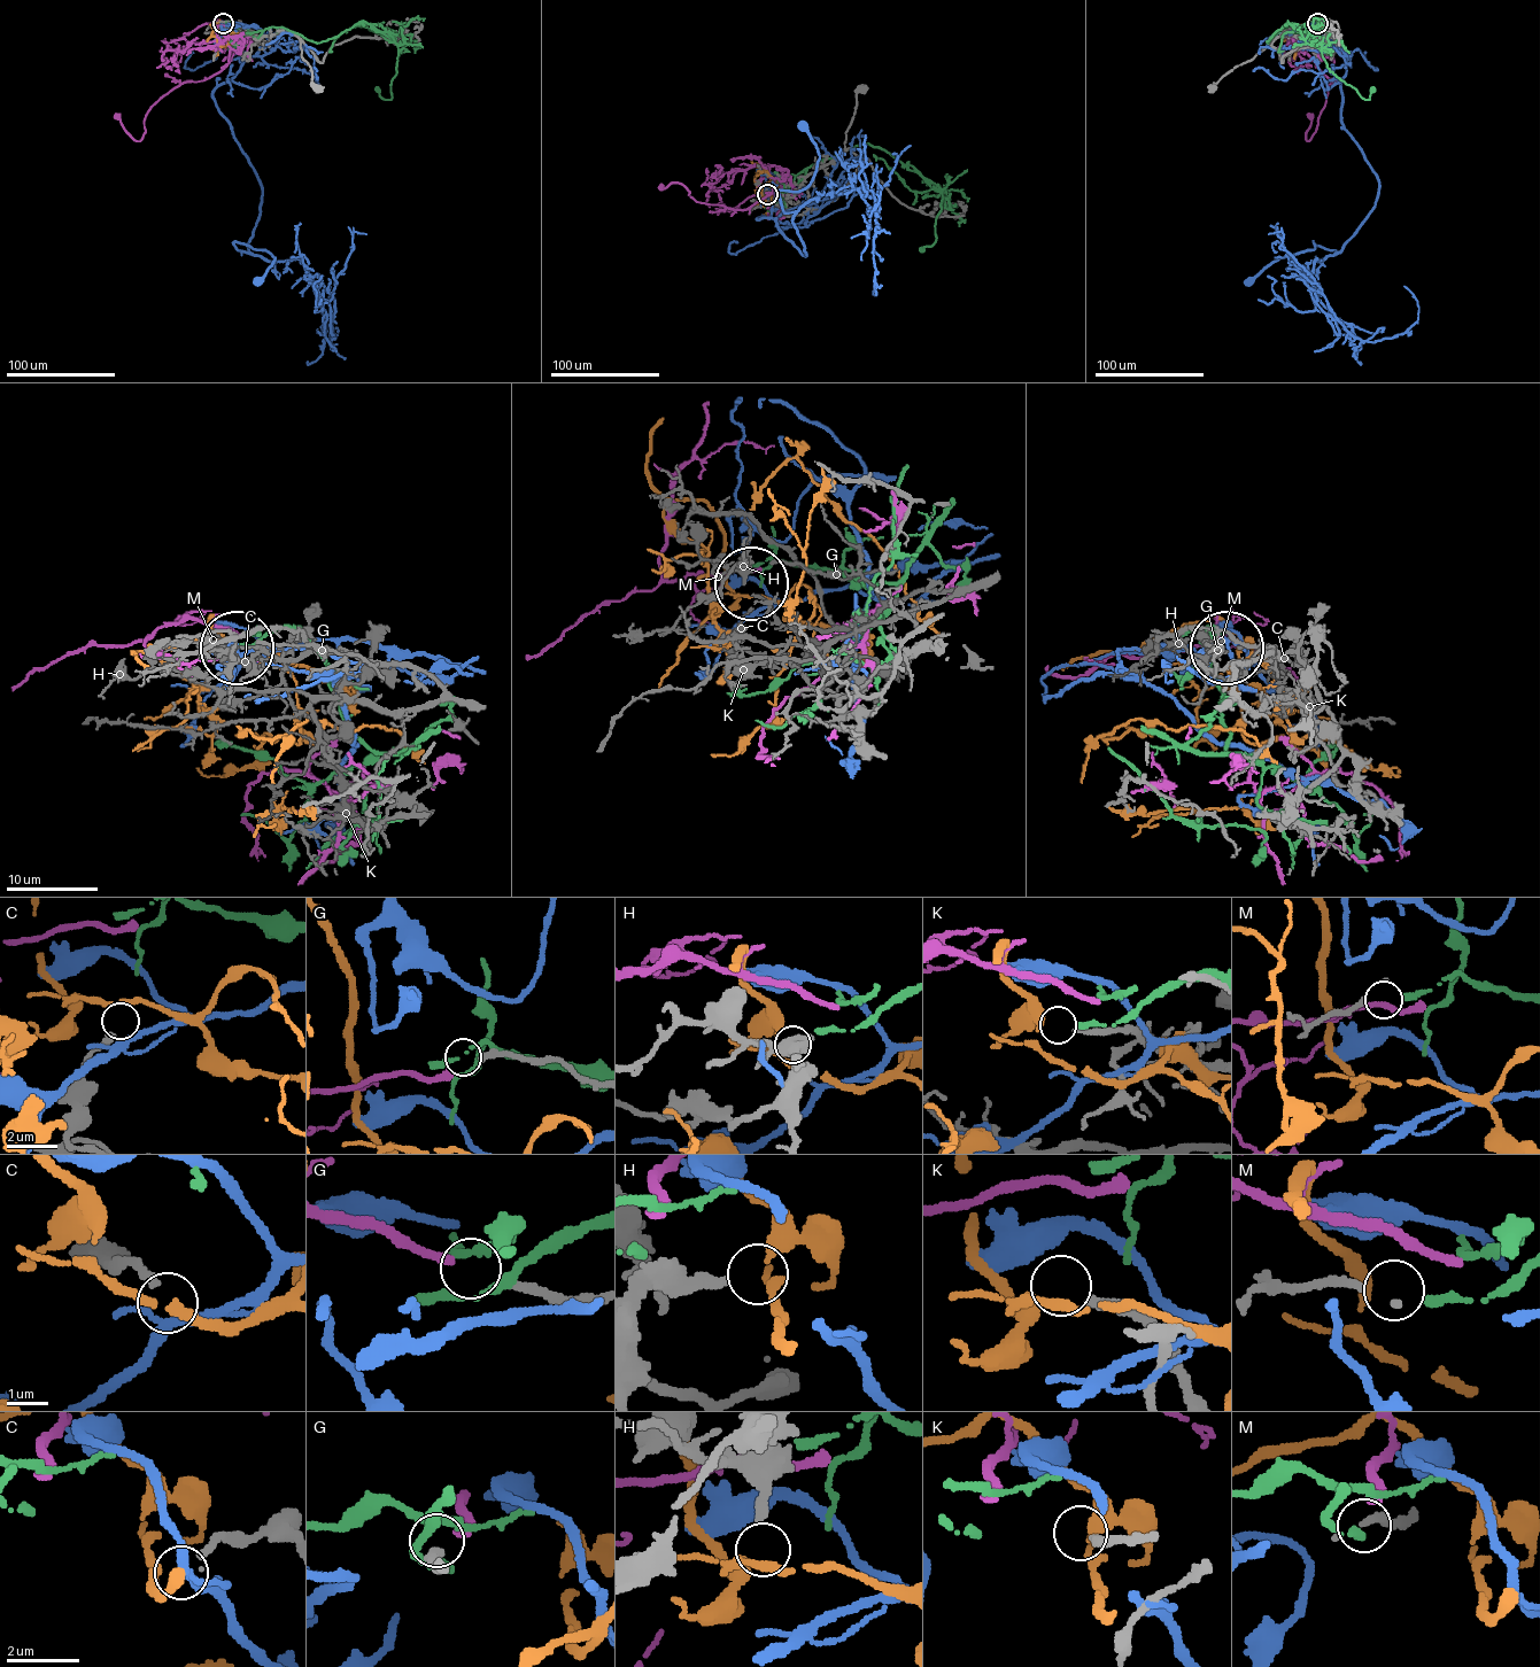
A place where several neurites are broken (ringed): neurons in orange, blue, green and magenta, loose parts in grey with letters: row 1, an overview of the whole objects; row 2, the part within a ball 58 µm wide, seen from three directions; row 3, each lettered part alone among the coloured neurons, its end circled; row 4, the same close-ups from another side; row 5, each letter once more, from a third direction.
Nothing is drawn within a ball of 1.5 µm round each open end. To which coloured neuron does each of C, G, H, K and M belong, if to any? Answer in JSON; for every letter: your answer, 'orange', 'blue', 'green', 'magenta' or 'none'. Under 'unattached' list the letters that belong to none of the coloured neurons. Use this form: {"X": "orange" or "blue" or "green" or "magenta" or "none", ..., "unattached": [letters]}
{"C": "orange", "G": "magenta", "H": "none", "K": "none", "M": "green", "unattached": ["H", "K"]}

